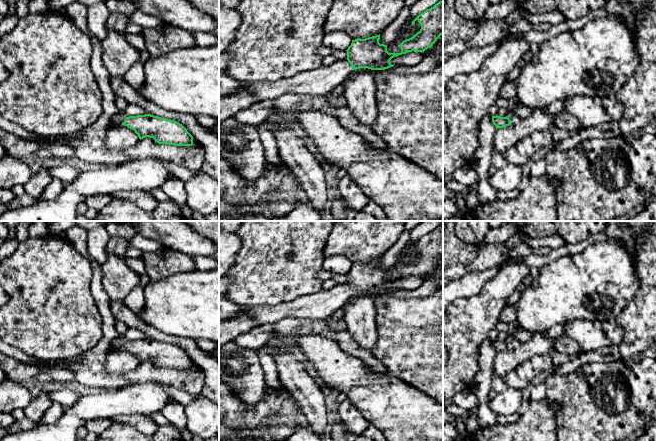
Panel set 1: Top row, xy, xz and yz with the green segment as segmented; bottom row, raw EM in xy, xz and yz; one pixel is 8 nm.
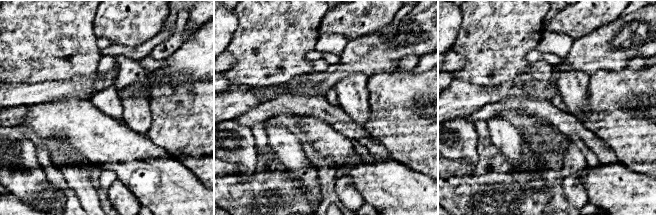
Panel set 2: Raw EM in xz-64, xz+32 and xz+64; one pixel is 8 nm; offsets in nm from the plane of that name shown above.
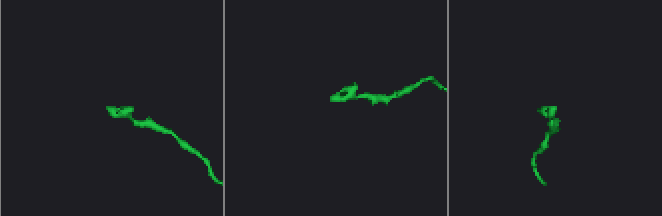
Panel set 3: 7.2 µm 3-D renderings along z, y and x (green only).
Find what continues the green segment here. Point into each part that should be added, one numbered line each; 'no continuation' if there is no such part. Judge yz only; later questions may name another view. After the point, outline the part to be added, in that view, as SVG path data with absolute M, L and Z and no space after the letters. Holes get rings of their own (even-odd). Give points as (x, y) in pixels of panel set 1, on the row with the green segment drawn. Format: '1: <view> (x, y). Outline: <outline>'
1: yz (515, 120). Outline: M511 113L508 114L507 117L511 120L512 124L514 124L514 125L518 124L521 121L520 118L514 117L513 114L511 114Z

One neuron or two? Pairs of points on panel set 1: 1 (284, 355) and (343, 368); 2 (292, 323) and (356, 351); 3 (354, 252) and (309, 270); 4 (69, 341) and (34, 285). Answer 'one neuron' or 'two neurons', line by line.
1: two neurons
2: one neuron
3: two neurons
4: one neuron

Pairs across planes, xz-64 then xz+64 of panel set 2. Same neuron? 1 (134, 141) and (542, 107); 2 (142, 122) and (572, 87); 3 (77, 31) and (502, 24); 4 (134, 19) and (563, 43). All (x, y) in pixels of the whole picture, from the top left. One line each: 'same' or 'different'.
1: different
2: same
3: same
4: different

